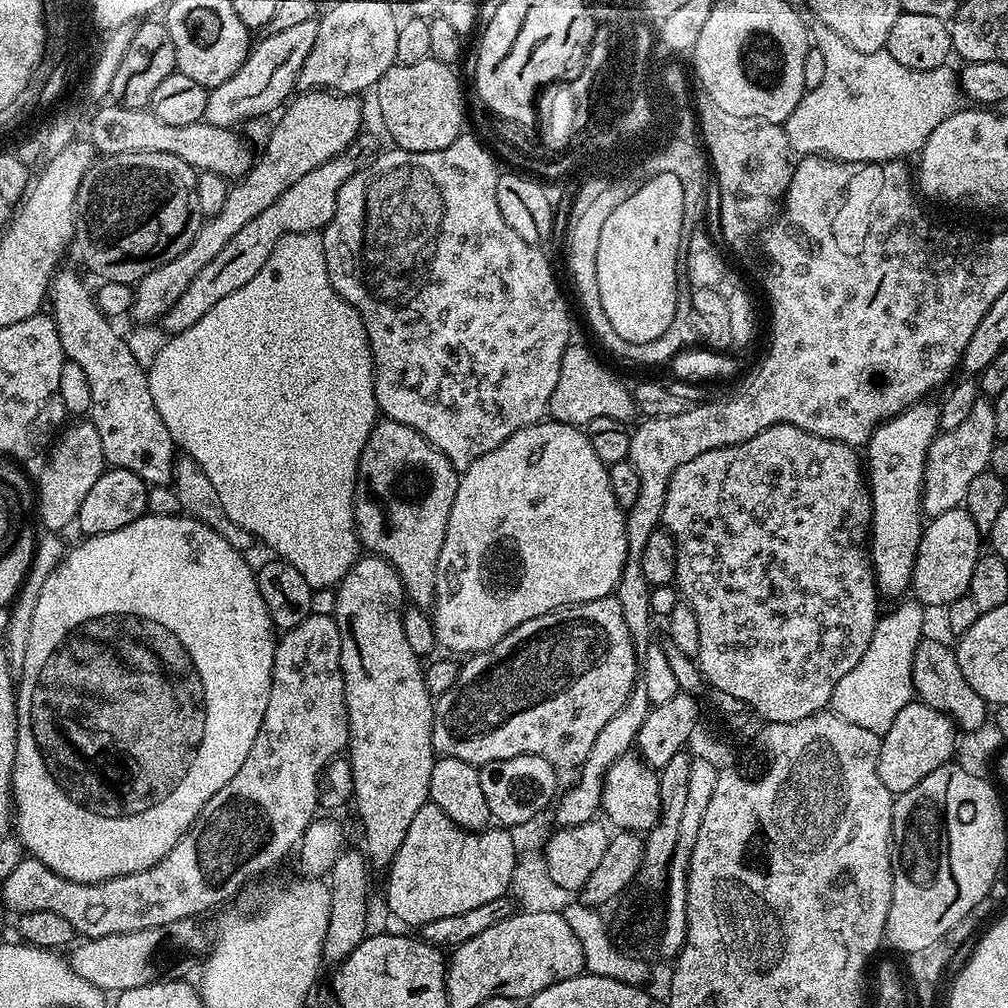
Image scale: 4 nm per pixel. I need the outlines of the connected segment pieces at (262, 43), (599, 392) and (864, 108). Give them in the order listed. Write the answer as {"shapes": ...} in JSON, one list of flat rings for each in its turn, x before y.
{"shapes":[[[313,19,261,36,264,37,257,44,255,41,251,45,248,57,242,62,234,78,226,78,222,86,209,91,204,115,207,123,219,128,235,129,236,124,243,120,252,120,267,112,275,113,293,95,292,90,297,89,302,62,306,62,306,54,310,54,310,46,314,46,314,38,318,38,317,21]],[[577,342,569,343,562,358,558,386,554,386,554,394,550,394,547,415,558,424,574,424,587,426,594,418,614,418,625,422,637,415,636,401,631,391,591,352]],[[843,42,843,44,824,44,824,51,821,54,828,56,828,76,824,75,822,82,818,82,818,86,805,91,804,97,798,102,798,106,794,106,794,114,790,114,790,118,784,121,782,125,784,133,790,138,793,153,799,154,801,157,822,156,830,160,845,160,846,163,853,166,857,164,882,164,886,160,908,158,911,152,912,155,919,153,920,148,926,142,926,138,930,138,930,134,934,134,934,126,938,126,938,122,952,116,961,107,962,93,958,76,955,71,951,72,951,67,945,66,919,72,900,65,895,58,890,58,890,54,886,50,863,52,862,50,854,50,854,46,850,45,844,48,845,44,846,42]]]}

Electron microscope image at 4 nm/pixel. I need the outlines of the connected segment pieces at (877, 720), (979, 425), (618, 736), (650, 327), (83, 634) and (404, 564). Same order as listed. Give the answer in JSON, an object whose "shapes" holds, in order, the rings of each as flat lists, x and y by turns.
{"shapes":[[[908,598,897,606,893,612,879,617,874,630,874,638,870,638,870,646,866,646,866,654,862,654,862,662,854,666,842,678,838,678,838,686,834,686,831,711,846,718,846,722,854,722,854,726,862,726,862,730,882,734,890,730,890,722,898,718,898,710,902,706,913,703,912,667,916,647,920,645,924,628,925,605,915,599]],[[977,398,974,410,970,410,969,416,957,428,949,432,940,432,933,438,924,471,922,512,925,517,946,514,946,510,954,510,963,505,966,490,970,490,970,482,974,482,978,474,988,471,990,450,997,442,994,406,988,398]],[[638,682,632,688,630,698,626,698,626,706,622,706,622,710,618,710,618,714,614,714,614,718,610,718,610,722,606,722,606,726,602,726,602,730,598,734,598,738,594,738,594,746,590,746,590,754,586,754,586,762,581,764,578,769,580,777,576,780,576,785,569,790,568,793,561,795,555,801,556,808,556,824,562,828,570,826,578,826,585,824,593,819,597,813,601,811,600,799,602,798,602,790,604,789,604,776,608,773,610,767,619,756,625,756,636,743,636,735,642,726,642,722,646,722,646,714,649,710,648,699,646,698,646,686,642,682]],[[658,172,655,176,649,176,639,186,636,186,631,194,621,202,618,210,606,218,606,226,602,226,602,238,598,242,598,298,602,298,602,310,606,310,606,318,610,318,610,326,614,326,618,338,622,338,625,345,634,343,651,342,654,338,666,332,670,322,674,319,675,312,675,263,680,255,680,245,684,231,684,195,682,194,682,182,672,173]],[[145,514,138,517,130,526,122,526,122,530,104,532,100,536,89,536,81,539,81,544,77,548,69,547,66,555,57,568,42,582,42,594,38,598,38,606,34,606,34,626,30,630,30,646,26,649,26,666,24,673,18,677,18,687,16,689,16,753,14,754,14,770,12,771,12,803,14,805,14,827,16,835,20,837,23,851,29,857,40,860,54,874,62,874,62,878,70,878,79,884,97,884,103,880,109,880,115,876,125,876,146,870,154,866,182,838,182,834,198,818,202,806,238,774,242,767,242,762,246,759,246,754,250,754,250,746,254,746,254,738,258,738,258,730,262,726,262,718,266,714,266,702,270,698,270,682,272,681,272,671,274,670,274,654,276,653,277,633,270,614,266,610,266,602,262,602,262,594,258,594,258,582,253,565,248,565,245,553,234,550,222,534,210,530,202,522,198,522,187,514,178,516,153,516]],[[377,419,370,438,360,455,358,473,358,503,356,505,356,535,371,555,380,556,400,575,406,596,415,607,431,609,436,603,436,567,442,542,446,538,446,522,460,476,457,468,418,430,397,420]]]}

